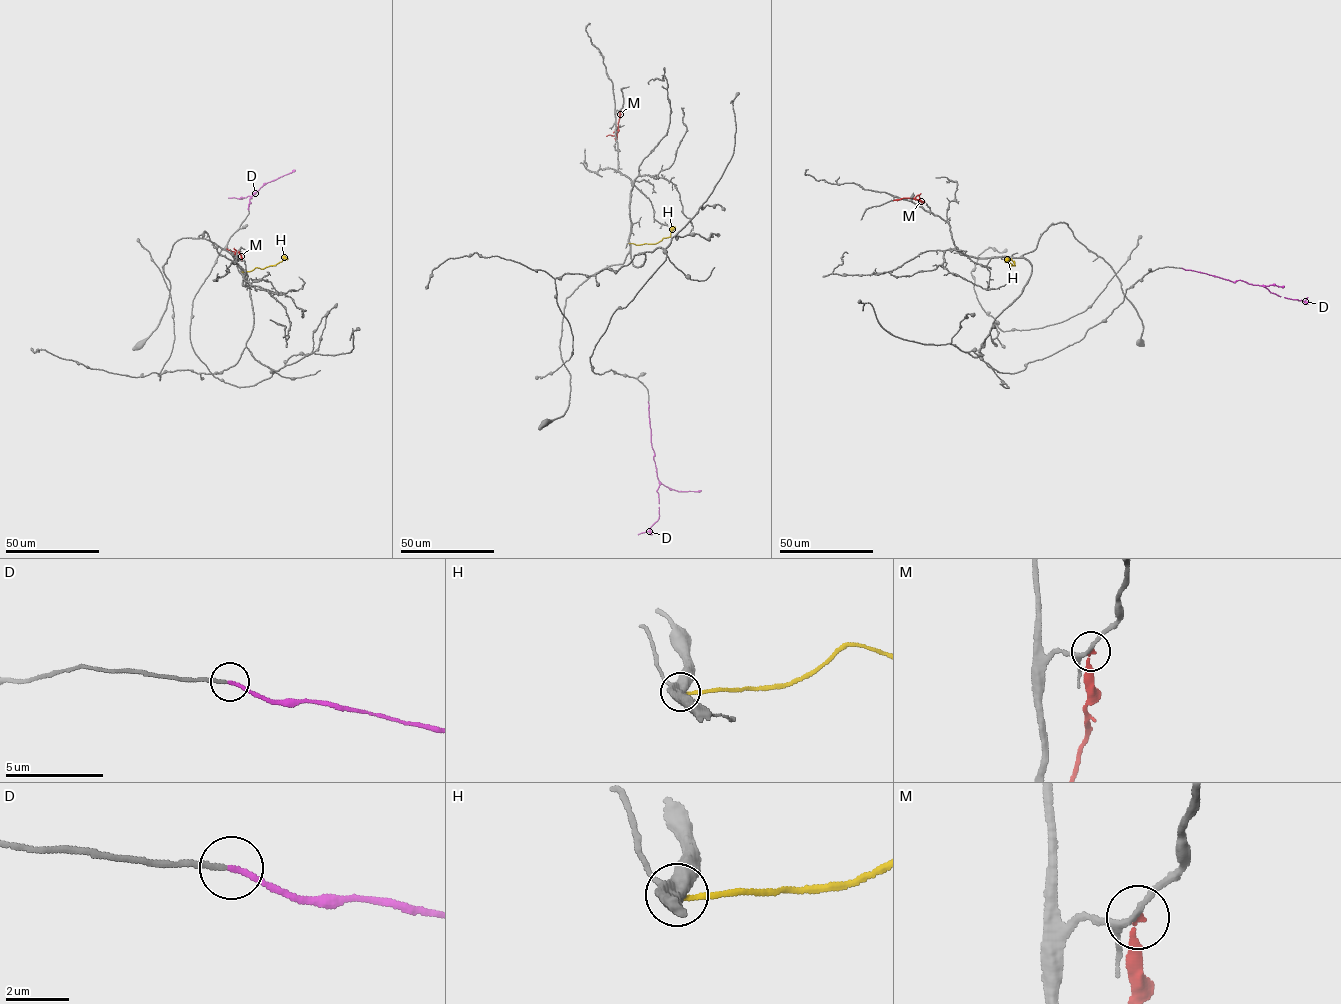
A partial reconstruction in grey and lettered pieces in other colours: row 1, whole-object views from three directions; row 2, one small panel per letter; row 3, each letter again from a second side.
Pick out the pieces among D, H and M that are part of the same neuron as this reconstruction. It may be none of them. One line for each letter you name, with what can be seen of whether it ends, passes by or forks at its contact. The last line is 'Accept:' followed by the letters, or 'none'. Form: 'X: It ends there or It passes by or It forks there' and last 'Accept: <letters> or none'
D: It ends there
Accept: D

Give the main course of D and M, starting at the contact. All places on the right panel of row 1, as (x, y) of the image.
D: (1181, 268), (1232, 282), (1242, 280), (1263, 286), (1280, 297), (1304, 301), (1308, 297)
M: (893, 200), (914, 198), (920, 201), (921, 193)

